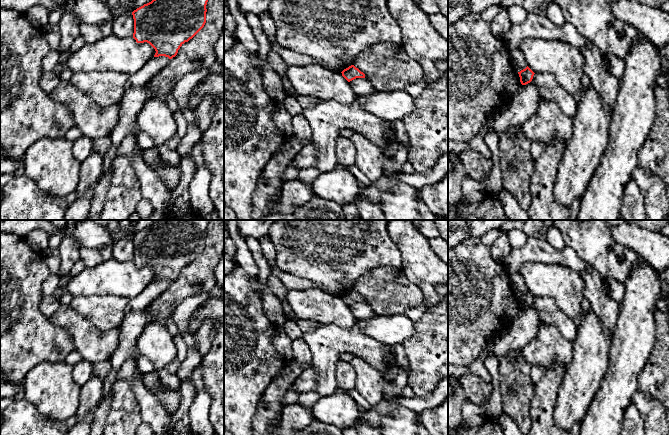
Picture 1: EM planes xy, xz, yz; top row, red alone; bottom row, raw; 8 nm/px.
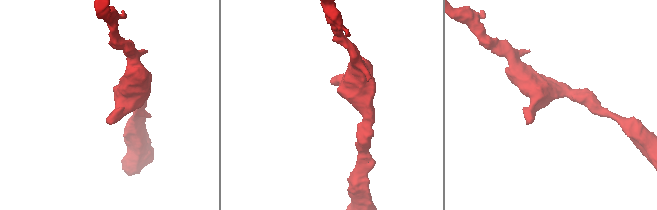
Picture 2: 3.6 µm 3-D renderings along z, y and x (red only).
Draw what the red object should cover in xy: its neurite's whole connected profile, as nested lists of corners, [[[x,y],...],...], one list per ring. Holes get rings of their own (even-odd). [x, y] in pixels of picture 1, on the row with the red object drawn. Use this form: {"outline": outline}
{"outline": [[[152,0],[132,12],[133,38],[137,43],[149,43],[156,51],[154,57],[175,57],[180,47],[192,39],[206,23],[208,0]]]}

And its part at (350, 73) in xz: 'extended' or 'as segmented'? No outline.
as segmented

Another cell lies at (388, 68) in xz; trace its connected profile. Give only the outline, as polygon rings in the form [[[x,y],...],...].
[[[388,42],[366,48],[353,65],[365,74],[377,91],[404,91],[409,85],[424,81],[421,64],[409,58],[401,45]]]

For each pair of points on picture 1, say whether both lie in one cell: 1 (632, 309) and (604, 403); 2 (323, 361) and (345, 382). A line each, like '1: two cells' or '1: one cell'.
1: one cell
2: two cells

